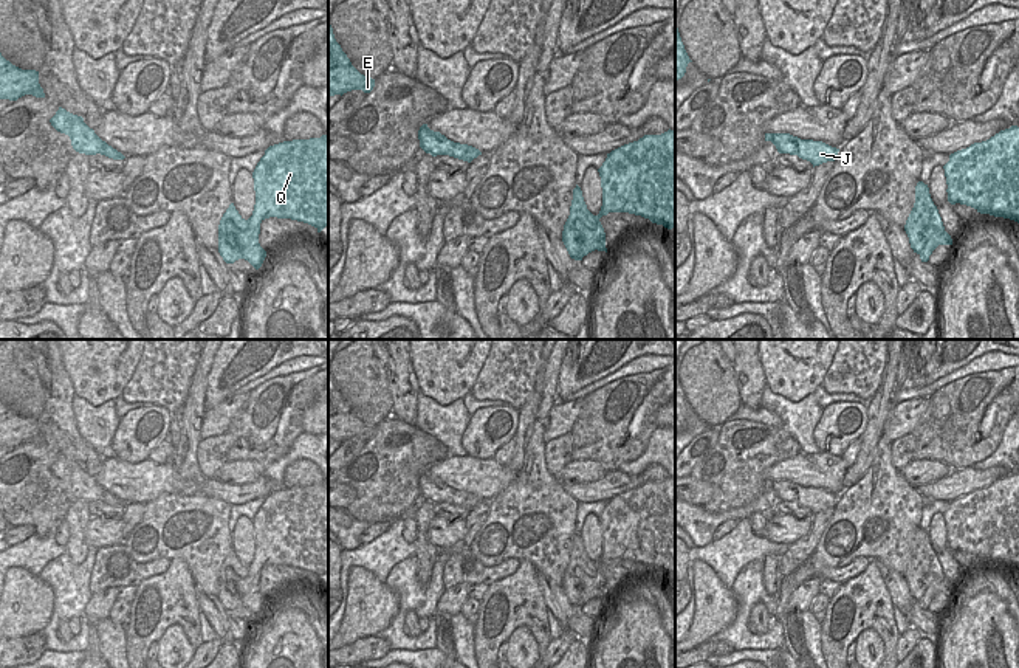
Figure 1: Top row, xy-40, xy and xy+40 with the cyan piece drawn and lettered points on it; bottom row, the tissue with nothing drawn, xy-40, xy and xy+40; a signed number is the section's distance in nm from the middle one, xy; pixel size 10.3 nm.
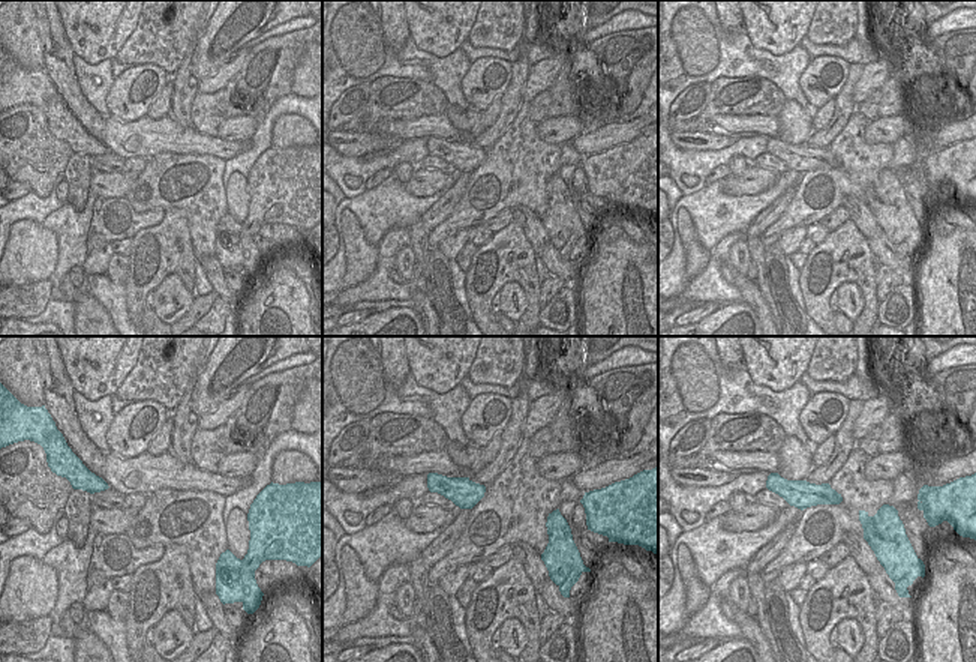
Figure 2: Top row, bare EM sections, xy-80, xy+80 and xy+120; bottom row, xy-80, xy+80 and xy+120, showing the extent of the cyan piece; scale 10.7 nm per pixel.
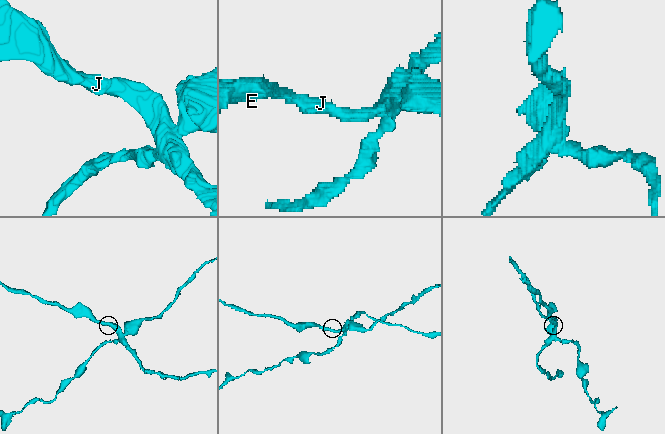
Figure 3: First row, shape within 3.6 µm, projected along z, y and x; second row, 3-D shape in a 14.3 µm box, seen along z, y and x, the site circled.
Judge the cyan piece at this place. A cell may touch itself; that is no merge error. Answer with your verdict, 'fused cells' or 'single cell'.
fused cells

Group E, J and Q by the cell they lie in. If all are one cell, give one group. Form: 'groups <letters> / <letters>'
groups E J / Q

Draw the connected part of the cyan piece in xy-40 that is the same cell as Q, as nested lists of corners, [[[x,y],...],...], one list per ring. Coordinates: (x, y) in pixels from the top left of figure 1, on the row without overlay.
[[[328,482],[293,487],[269,493],[254,519],[256,552],[249,573],[238,583],[238,592],[252,592],[252,581],[260,581],[265,566],[291,566],[308,570],[321,580],[328,572]]]

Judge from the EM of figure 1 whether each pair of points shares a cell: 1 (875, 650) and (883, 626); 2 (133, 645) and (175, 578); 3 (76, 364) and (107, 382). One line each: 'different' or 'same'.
1: different
2: same
3: same

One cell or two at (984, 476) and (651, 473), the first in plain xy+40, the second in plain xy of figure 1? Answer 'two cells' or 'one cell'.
two cells

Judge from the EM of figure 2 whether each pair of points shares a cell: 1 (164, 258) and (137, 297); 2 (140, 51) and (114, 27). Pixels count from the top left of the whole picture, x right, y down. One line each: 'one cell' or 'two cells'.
1: one cell
2: two cells

